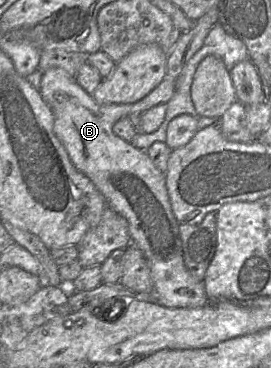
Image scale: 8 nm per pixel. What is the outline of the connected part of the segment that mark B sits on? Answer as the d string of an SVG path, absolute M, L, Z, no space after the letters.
M51 68L42 73L39 92L53 112L53 131L64 145L71 162L100 191L109 208L127 220L131 243L140 248L150 268L153 293L156 296L157 303L169 308L191 308L207 304L208 299L203 281L196 279L184 263L178 230L179 222L171 210L165 174L154 165L146 151L135 147L132 143L118 137L113 132L113 125L119 119L130 115L139 116L153 106L166 104L175 92L175 79L164 79L148 95L137 102L102 104L87 93L68 72L60 68Z

